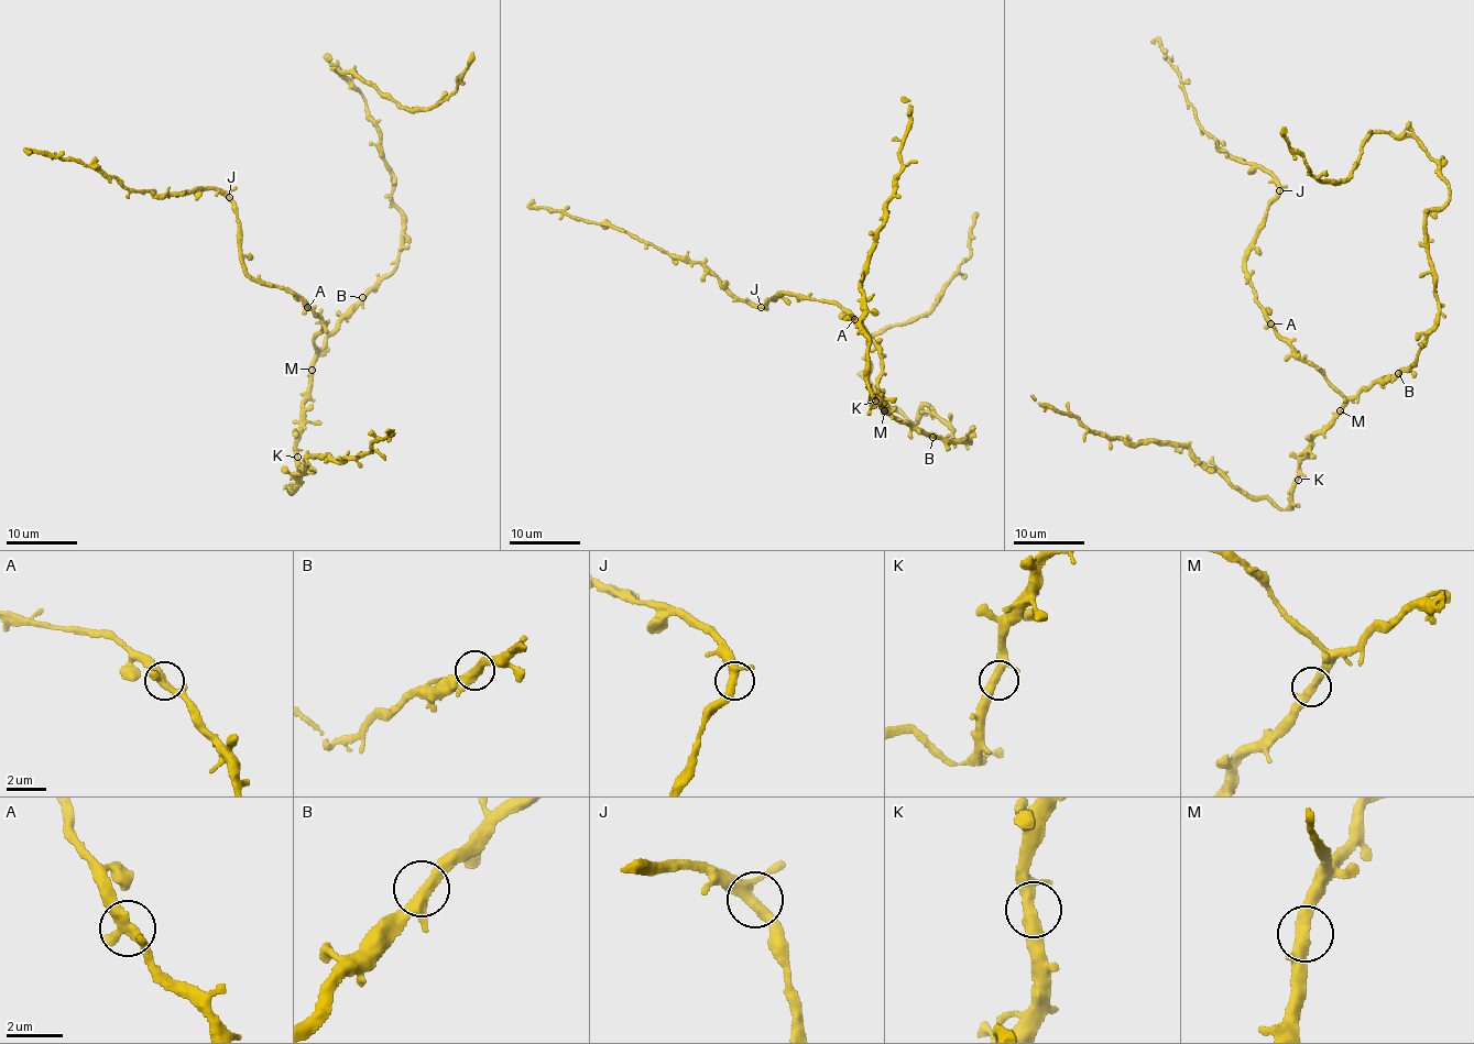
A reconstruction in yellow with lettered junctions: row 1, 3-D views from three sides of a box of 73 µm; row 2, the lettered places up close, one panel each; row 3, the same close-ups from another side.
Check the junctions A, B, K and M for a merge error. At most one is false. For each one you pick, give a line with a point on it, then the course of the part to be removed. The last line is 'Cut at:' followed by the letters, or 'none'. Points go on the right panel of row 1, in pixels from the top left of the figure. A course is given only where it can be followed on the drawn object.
Cut at: none

